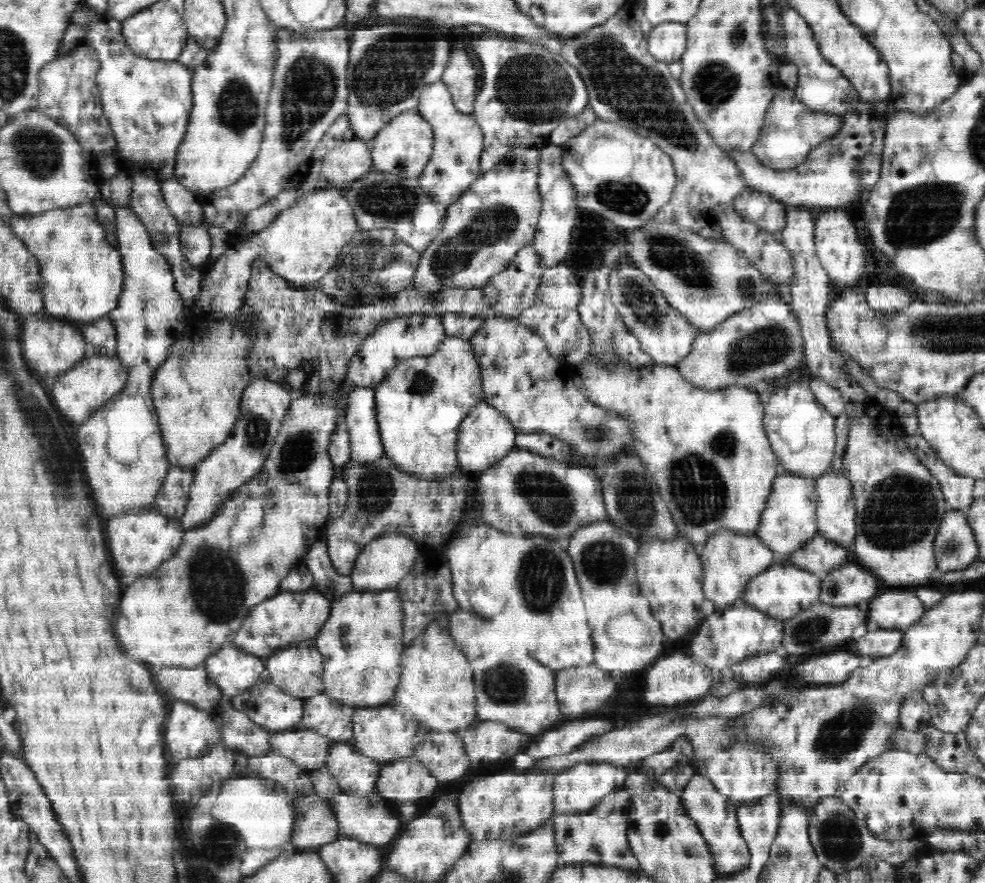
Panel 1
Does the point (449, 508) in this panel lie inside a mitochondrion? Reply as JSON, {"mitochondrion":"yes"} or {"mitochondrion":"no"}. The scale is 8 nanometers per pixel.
{"mitochondrion":"no"}

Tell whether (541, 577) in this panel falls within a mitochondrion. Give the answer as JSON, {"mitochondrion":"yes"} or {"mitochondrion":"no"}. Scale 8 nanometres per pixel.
{"mitochondrion":"yes"}

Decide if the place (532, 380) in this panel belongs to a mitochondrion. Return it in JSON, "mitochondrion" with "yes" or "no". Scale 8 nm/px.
{"mitochondrion":"no"}

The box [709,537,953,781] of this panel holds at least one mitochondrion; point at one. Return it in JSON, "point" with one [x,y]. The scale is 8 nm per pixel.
{"point":[837,738]}

